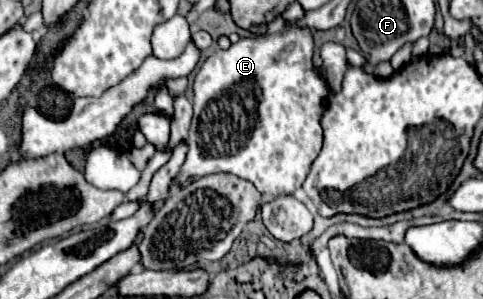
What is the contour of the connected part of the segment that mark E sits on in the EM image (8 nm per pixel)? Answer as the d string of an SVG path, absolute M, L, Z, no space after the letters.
M278 16L276 20L272 20L266 26L264 34L240 38L238 42L230 44L228 50L216 50L210 58L206 58L202 68L196 74L196 80L194 80L194 118L192 118L192 128L190 128L190 138L188 138L188 156L186 156L186 162L182 164L180 174L176 176L176 184L184 182L186 178L192 178L192 176L200 178L200 176L216 174L216 172L226 172L226 174L234 174L238 178L252 182L266 198L274 198L274 196L282 196L282 194L294 194L294 190L304 184L306 174L308 174L314 158L322 150L324 134L322 134L320 120L322 120L322 114L326 110L326 102L330 96L330 88L328 88L326 80L320 76L320 72L312 64L312 54L314 54L314 30L308 26L290 24L282 16Z

